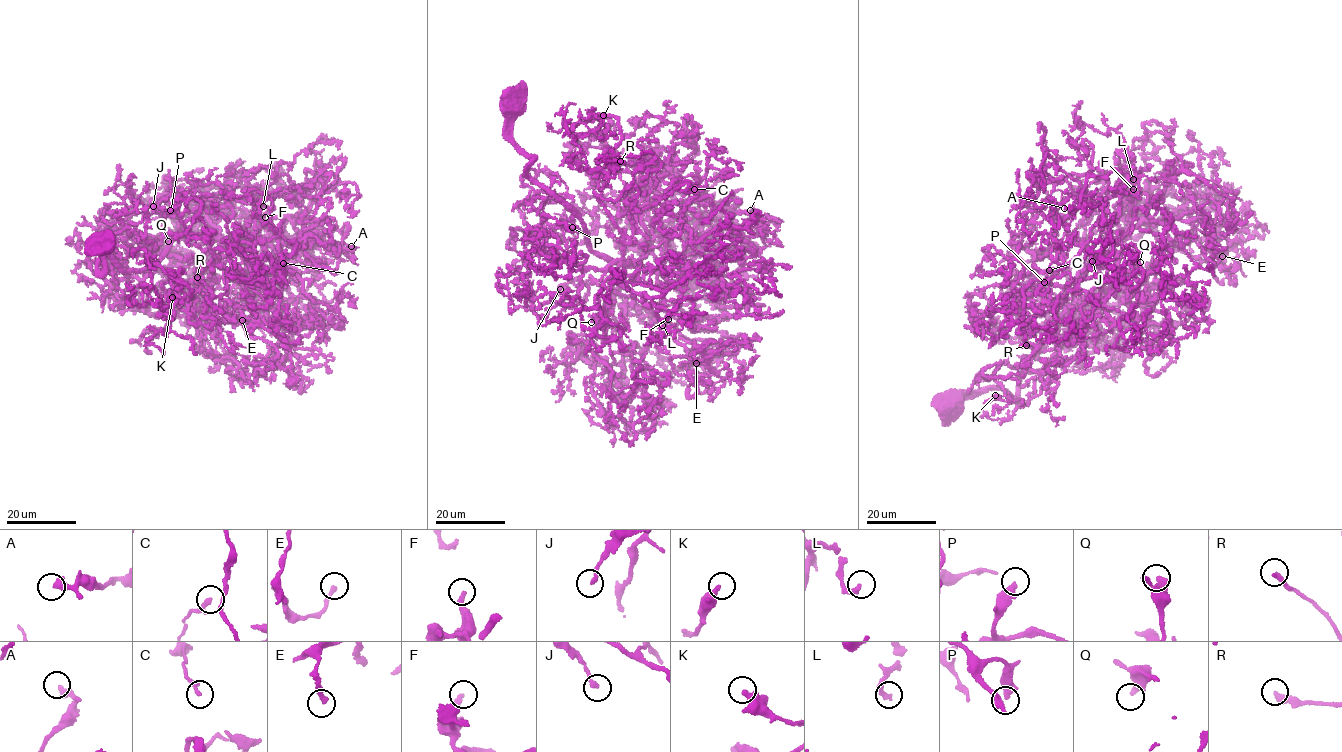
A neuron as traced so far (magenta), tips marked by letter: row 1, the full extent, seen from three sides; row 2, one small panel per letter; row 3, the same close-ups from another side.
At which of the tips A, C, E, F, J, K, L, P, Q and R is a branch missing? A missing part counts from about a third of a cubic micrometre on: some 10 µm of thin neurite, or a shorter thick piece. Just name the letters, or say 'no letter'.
E

